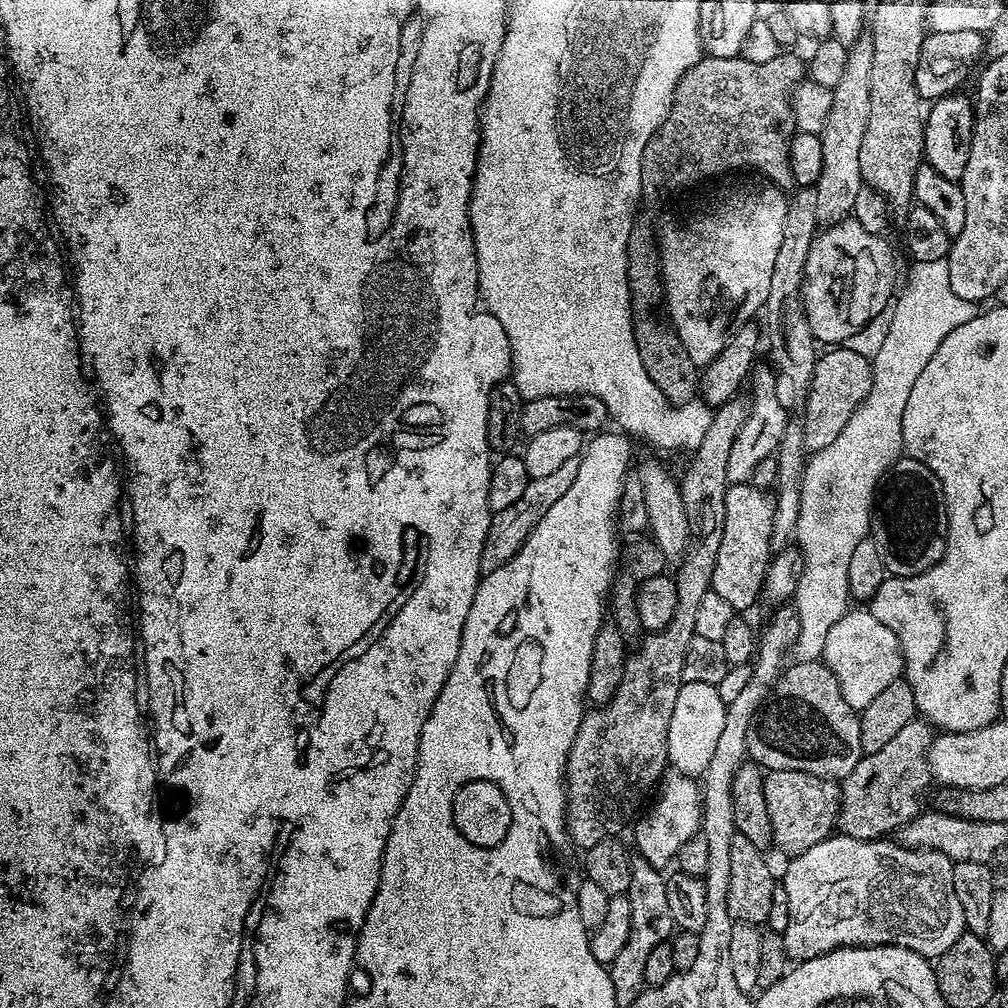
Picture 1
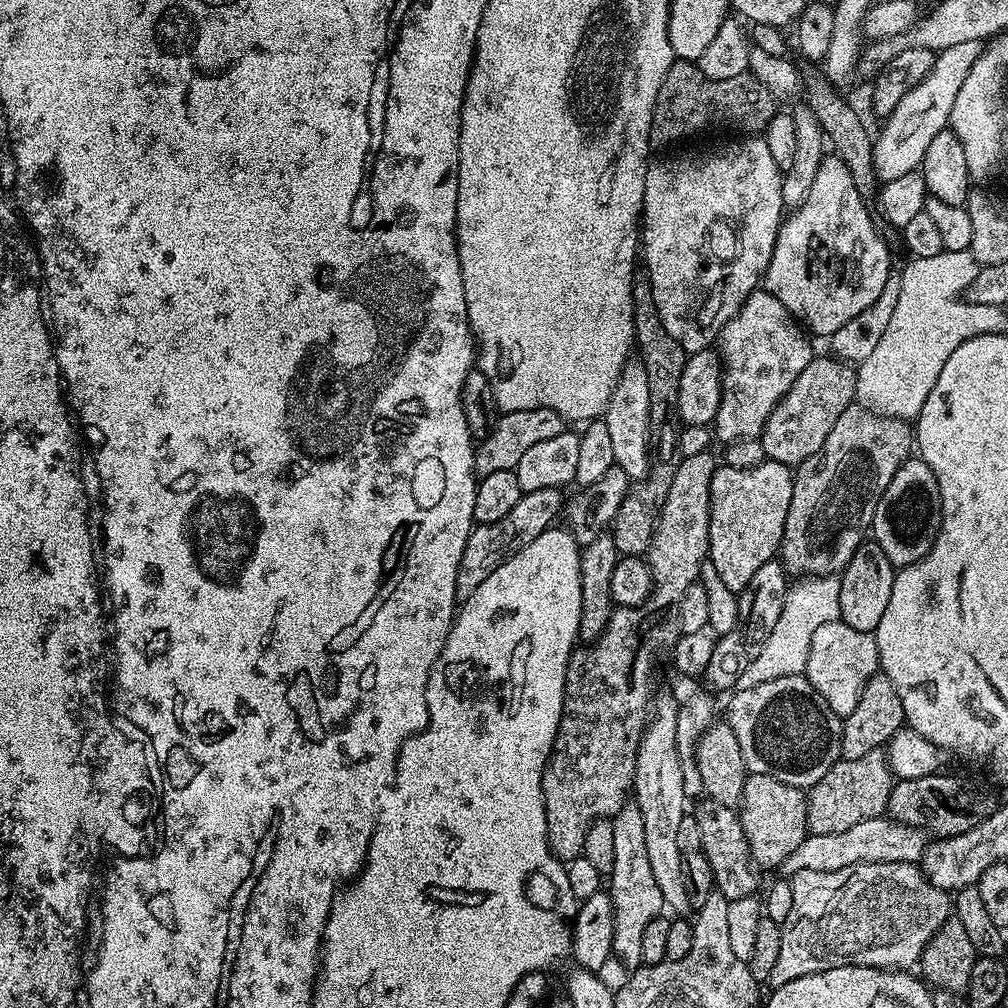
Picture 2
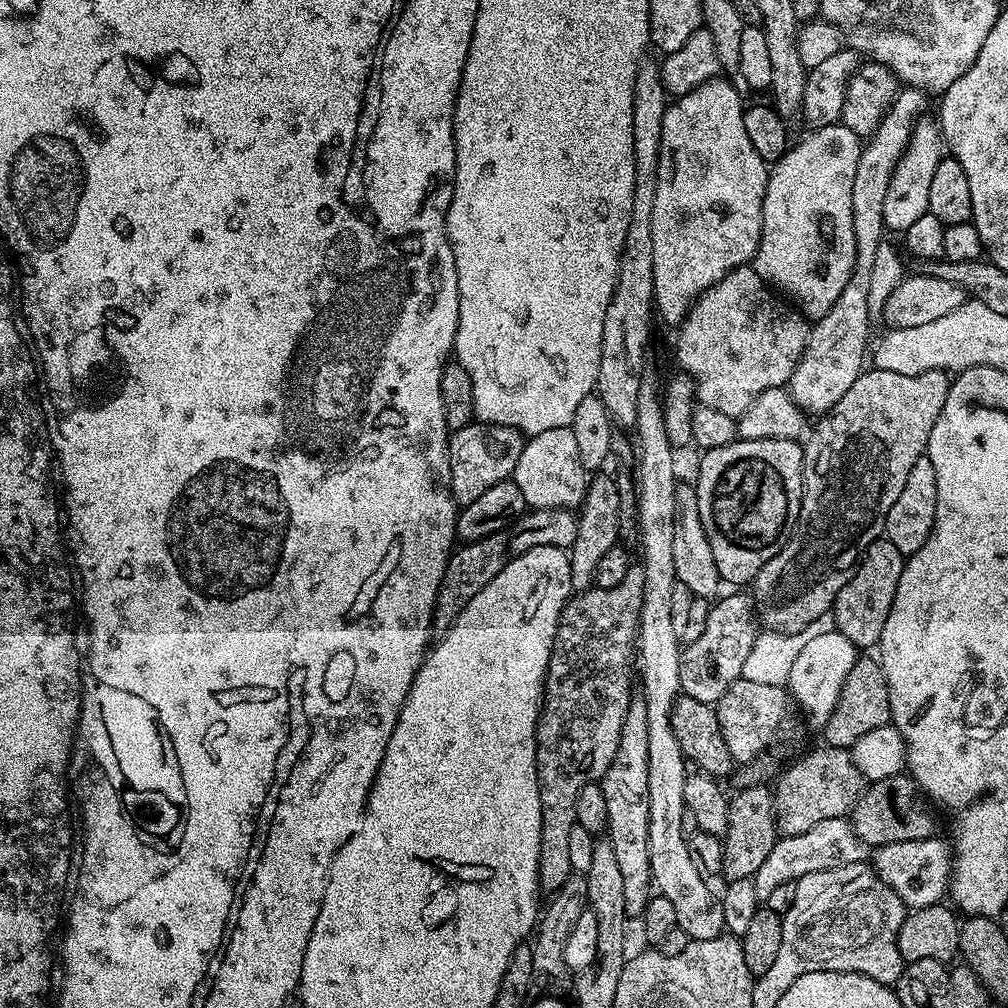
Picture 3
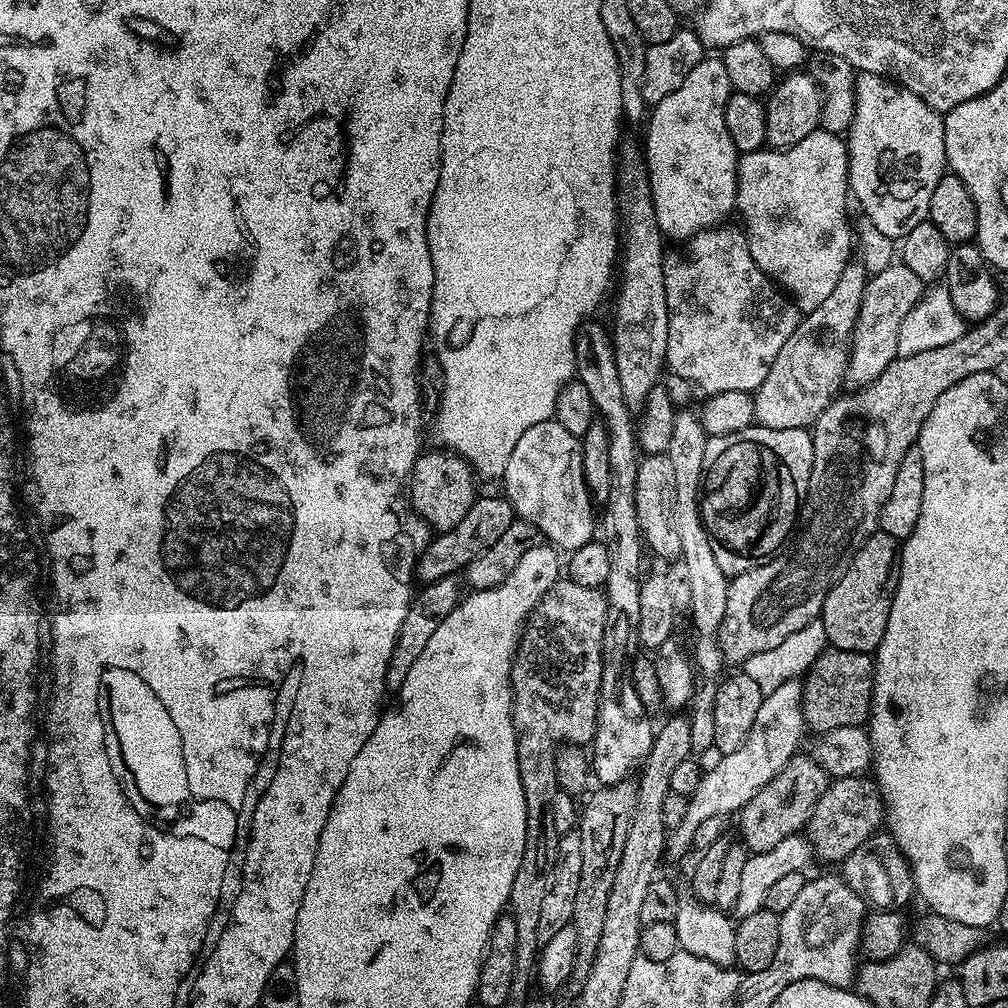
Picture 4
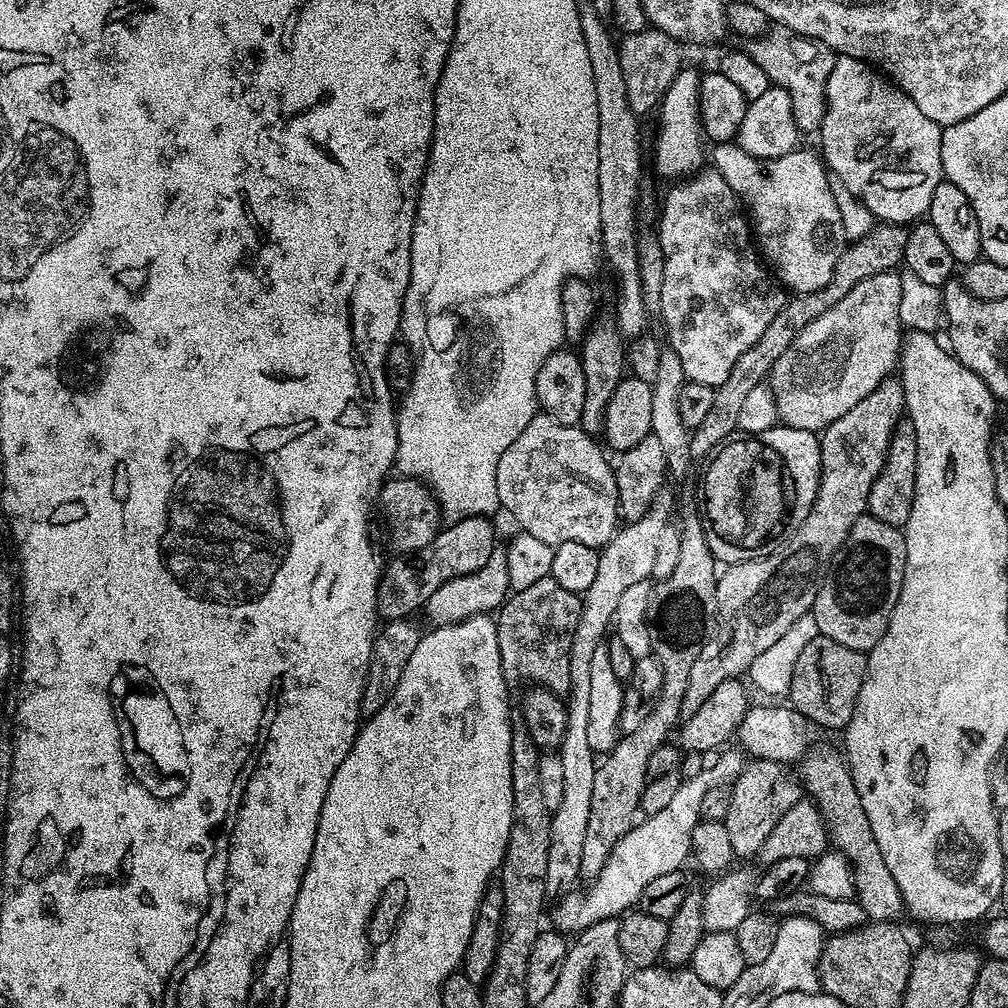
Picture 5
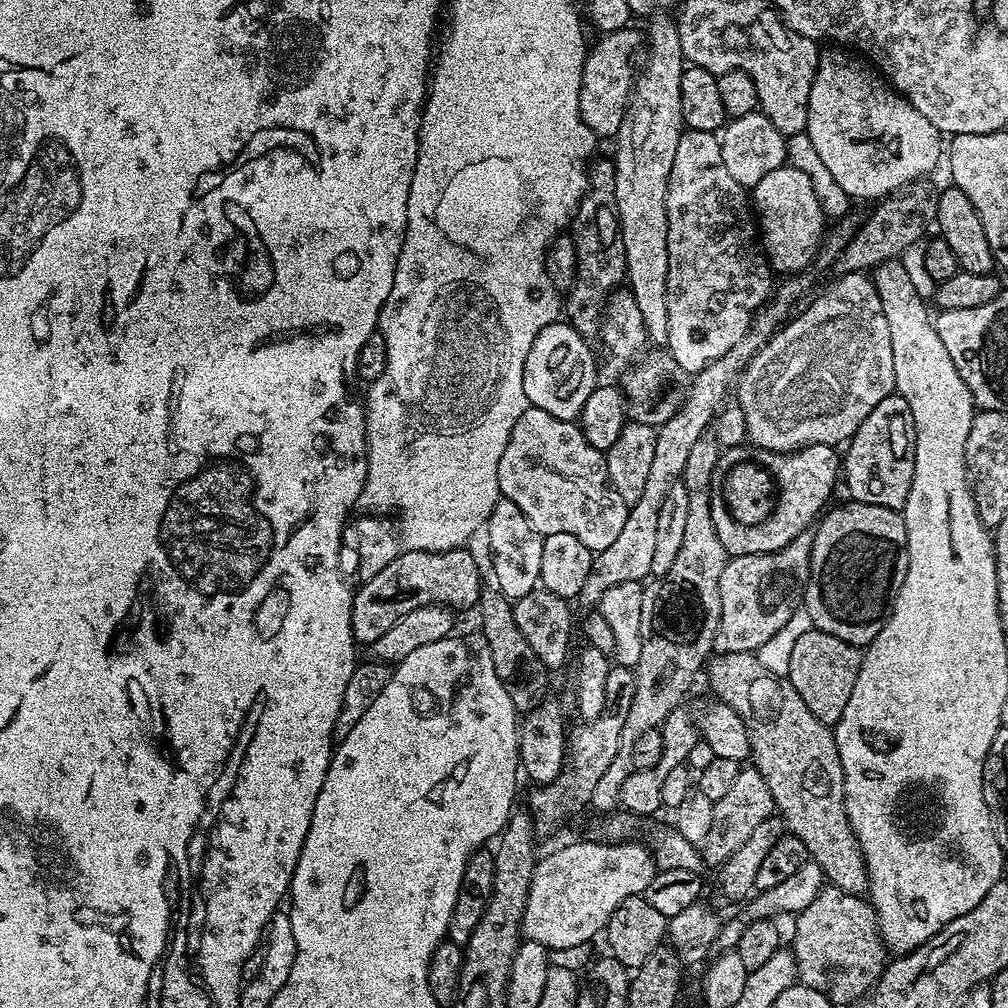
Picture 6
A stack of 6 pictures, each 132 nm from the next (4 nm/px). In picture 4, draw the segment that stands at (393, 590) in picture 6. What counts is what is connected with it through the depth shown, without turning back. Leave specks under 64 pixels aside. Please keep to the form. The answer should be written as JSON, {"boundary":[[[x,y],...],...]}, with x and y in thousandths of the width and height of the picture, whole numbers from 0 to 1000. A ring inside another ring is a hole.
{"boundary":[[[477,491],[470,498],[470,502],[466,502],[462,514],[458,514],[458,518],[454,518],[454,522],[450,522],[450,526],[438,528],[429,534],[433,536],[426,535],[424,537],[411,561],[412,570],[416,574],[418,571],[418,576],[424,577],[459,568],[464,560],[470,558],[470,554],[482,550],[482,546],[486,546],[486,542],[490,542],[490,538],[494,538],[494,534],[498,534],[498,530],[502,530],[509,515],[508,499],[499,491]]]}

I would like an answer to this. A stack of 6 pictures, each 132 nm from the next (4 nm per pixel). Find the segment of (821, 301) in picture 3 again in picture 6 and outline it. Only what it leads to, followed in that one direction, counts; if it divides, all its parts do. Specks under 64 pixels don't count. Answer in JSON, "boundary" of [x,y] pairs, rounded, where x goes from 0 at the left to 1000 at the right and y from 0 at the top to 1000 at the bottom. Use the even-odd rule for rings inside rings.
{"boundary":[[[785,165],[764,169],[764,173],[760,173],[760,177],[756,177],[756,181],[752,181],[749,187],[745,188],[744,198],[752,219],[756,249],[767,271],[793,271],[797,267],[794,265],[805,254],[807,257],[811,253],[819,230],[819,215],[808,192],[808,185],[804,185],[804,177],[800,177],[796,169]]]}

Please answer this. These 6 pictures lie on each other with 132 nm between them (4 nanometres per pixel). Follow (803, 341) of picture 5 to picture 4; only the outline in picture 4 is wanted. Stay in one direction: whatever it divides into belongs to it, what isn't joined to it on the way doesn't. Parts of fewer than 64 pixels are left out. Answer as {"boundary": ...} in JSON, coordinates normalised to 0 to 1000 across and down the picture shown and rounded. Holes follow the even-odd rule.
{"boundary":[[[887,260],[879,268],[868,271],[862,277],[855,292],[855,304],[851,308],[849,322],[845,328],[845,348],[841,355],[840,380],[856,383],[867,379],[879,363],[890,354],[891,327],[895,327],[895,315],[903,312],[906,302],[913,299],[919,289],[918,279],[906,272],[896,260]]]}

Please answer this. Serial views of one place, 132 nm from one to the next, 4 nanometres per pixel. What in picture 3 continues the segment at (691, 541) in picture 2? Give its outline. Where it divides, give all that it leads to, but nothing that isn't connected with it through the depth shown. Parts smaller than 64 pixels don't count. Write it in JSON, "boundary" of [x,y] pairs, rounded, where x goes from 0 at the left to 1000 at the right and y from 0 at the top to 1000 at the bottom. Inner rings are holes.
{"boundary":[[[628,562],[623,564],[621,573],[613,577],[613,581],[604,583],[592,583],[590,581],[582,587],[572,587],[561,599],[556,610],[556,620],[552,623],[552,632],[548,638],[548,648],[544,657],[544,664],[540,670],[540,696],[536,699],[536,711],[532,717],[532,767],[534,768],[534,780],[536,781],[536,799],[538,800],[538,823],[536,824],[536,842],[534,843],[534,867],[536,868],[536,880],[544,887],[551,887],[558,880],[564,869],[568,868],[565,859],[565,846],[563,833],[565,823],[571,816],[570,794],[573,792],[575,782],[588,776],[599,773],[605,756],[609,756],[609,748],[613,744],[613,732],[617,726],[617,716],[621,712],[621,704],[629,693],[627,679],[629,683],[629,640],[631,629],[635,625],[635,606],[639,596],[639,564],[635,562]]]}

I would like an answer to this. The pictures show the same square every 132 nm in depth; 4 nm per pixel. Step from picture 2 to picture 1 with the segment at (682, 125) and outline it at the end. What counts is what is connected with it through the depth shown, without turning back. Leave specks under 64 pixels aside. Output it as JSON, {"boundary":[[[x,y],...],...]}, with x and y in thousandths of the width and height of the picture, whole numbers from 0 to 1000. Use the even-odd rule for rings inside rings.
{"boundary":[[[775,51],[772,58],[764,62],[744,62],[739,60],[737,55],[728,58],[708,58],[699,55],[685,69],[681,69],[679,76],[673,81],[671,94],[674,95],[675,103],[710,103],[714,99],[714,115],[738,115],[747,116],[750,123],[749,142],[752,145],[752,162],[755,165],[755,172],[763,175],[765,182],[770,185],[785,184],[787,182],[786,170],[784,169],[784,141],[790,134],[789,114],[786,112],[786,92],[795,83],[800,75],[800,63],[796,59],[786,56],[785,51]]]}

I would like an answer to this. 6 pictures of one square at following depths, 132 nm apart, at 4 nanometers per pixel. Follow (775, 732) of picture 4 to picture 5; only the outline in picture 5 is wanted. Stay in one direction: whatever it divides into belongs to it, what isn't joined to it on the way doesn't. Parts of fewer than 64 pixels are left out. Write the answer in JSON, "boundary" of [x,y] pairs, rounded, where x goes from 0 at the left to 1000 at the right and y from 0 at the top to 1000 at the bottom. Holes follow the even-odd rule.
{"boundary":[[[734,744],[722,745],[715,745],[709,751],[711,754],[699,760],[690,772],[677,774],[673,788],[669,788],[669,793],[658,804],[653,804],[653,808],[628,817],[626,823],[615,832],[613,839],[609,839],[601,853],[601,859],[597,859],[597,863],[586,870],[584,877],[587,878],[580,885],[568,883],[555,890],[553,897],[556,898],[546,905],[546,913],[548,909],[552,916],[549,917],[551,924],[557,927],[574,927],[589,919],[589,915],[618,910],[634,898],[637,883],[641,883],[641,879],[645,879],[649,871],[674,865],[680,860],[679,856],[684,856],[687,848],[687,827],[688,819],[696,813],[694,805],[696,792],[700,792],[700,784],[725,779],[738,763],[739,747]]]}

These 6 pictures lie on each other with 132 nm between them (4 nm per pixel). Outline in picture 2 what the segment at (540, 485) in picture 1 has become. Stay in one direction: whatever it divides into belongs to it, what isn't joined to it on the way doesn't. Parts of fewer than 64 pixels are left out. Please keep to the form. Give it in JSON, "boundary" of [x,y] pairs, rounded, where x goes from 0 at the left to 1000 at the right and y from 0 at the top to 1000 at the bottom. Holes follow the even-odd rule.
{"boundary":[[[543,484],[542,486],[526,486],[517,491],[514,497],[504,509],[494,514],[494,518],[485,520],[472,520],[469,523],[466,534],[462,534],[462,546],[458,546],[458,558],[454,558],[454,577],[452,578],[452,594],[459,597],[498,562],[498,558],[505,552],[510,551],[515,544],[525,540],[534,530],[538,530],[542,525],[549,523],[548,516],[557,511],[562,499],[557,485]]]}

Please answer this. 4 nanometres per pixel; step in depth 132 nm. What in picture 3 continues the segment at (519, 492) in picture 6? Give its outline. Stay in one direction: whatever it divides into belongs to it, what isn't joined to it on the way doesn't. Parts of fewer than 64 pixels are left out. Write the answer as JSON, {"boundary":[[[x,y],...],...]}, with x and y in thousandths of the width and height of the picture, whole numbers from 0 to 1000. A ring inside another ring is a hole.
{"boundary":[[[566,424],[538,427],[538,431],[523,434],[507,475],[511,476],[514,486],[518,486],[518,494],[525,505],[574,505],[585,472],[573,454],[573,438]]]}

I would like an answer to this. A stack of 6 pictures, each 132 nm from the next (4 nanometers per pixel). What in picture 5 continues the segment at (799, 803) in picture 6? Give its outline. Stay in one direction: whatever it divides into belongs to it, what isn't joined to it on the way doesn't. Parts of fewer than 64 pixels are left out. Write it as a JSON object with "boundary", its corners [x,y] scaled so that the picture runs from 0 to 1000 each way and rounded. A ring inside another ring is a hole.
{"boundary":[[[807,741],[793,755],[793,773],[799,787],[808,795],[810,803],[815,808],[818,819],[821,820],[821,831],[828,844],[836,845],[841,850],[848,865],[847,892],[853,897],[860,912],[865,915],[889,915],[892,909],[898,908],[897,892],[891,883],[891,877],[883,868],[879,855],[875,852],[875,843],[867,835],[867,823],[863,823],[863,812],[855,804],[855,792],[847,784],[845,769],[834,747],[825,742]]]}

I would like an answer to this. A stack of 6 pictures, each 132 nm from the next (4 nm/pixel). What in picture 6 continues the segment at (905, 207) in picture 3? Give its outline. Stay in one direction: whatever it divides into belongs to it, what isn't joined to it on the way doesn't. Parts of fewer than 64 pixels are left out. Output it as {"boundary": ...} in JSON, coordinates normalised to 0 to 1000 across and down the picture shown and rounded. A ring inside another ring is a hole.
{"boundary":[[[817,50],[813,53],[808,81],[804,85],[800,130],[804,141],[808,141],[808,149],[812,149],[812,157],[815,157],[819,169],[823,169],[823,177],[827,177],[827,181],[839,188],[842,196],[849,197],[850,194],[853,198],[872,200],[928,169],[929,162],[935,159],[935,133],[927,121],[907,109],[904,101],[878,82],[852,55],[841,50],[829,51],[833,52]]]}

